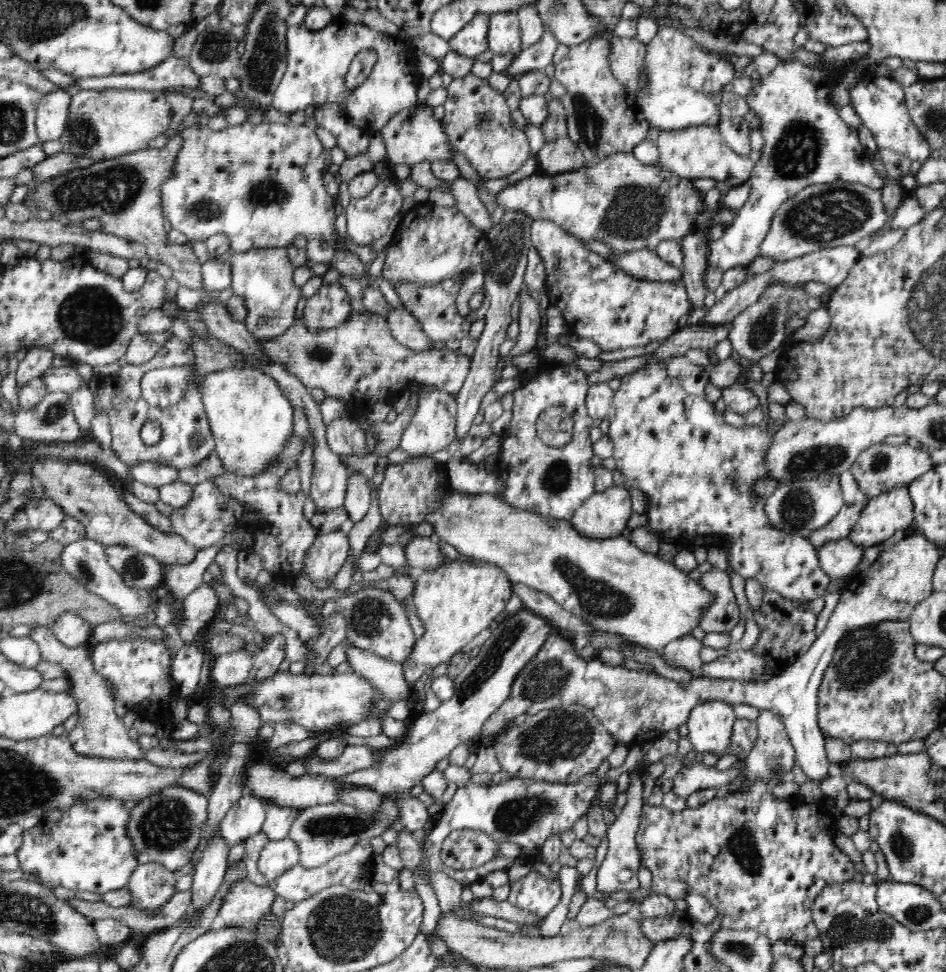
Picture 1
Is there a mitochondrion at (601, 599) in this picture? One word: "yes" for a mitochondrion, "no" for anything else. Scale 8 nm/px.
yes

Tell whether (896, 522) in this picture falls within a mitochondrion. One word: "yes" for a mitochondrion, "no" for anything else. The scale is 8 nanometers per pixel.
no

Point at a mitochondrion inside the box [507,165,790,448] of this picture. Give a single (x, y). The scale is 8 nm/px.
(635, 211)

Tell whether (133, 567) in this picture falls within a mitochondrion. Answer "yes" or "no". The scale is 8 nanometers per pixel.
yes

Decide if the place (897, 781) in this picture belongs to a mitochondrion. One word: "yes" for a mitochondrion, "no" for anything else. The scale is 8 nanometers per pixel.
no

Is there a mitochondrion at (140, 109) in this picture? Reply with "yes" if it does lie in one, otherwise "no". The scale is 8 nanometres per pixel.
no

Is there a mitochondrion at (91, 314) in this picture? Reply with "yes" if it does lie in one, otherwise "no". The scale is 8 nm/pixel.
yes

